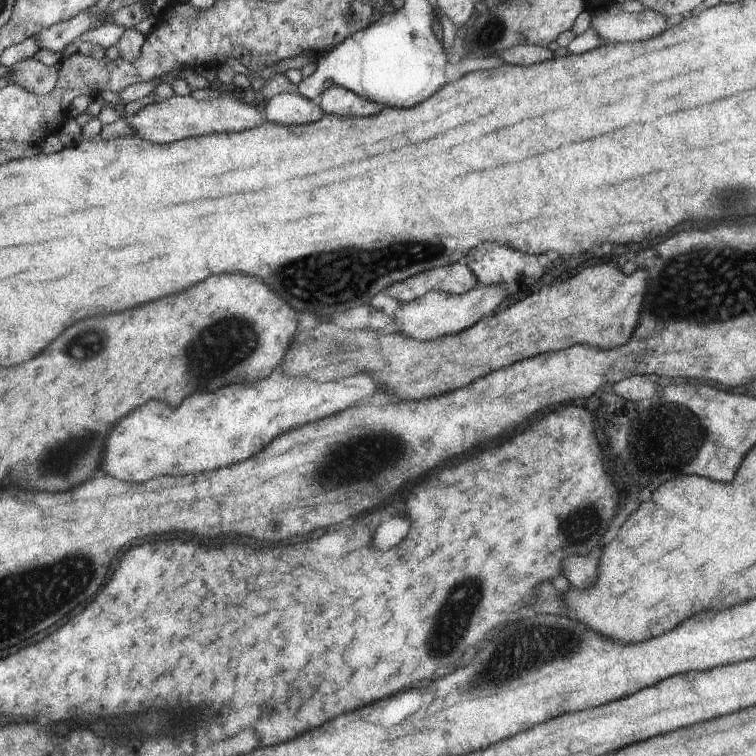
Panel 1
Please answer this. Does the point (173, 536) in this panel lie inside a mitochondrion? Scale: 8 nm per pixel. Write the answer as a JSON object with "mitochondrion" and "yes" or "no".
{"mitochondrion":"no"}

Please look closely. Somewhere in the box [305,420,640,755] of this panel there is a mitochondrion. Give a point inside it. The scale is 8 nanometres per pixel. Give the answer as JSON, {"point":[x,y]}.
{"point":[539,641]}

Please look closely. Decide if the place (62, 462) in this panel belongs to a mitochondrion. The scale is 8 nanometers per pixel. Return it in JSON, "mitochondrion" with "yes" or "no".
{"mitochondrion":"yes"}

